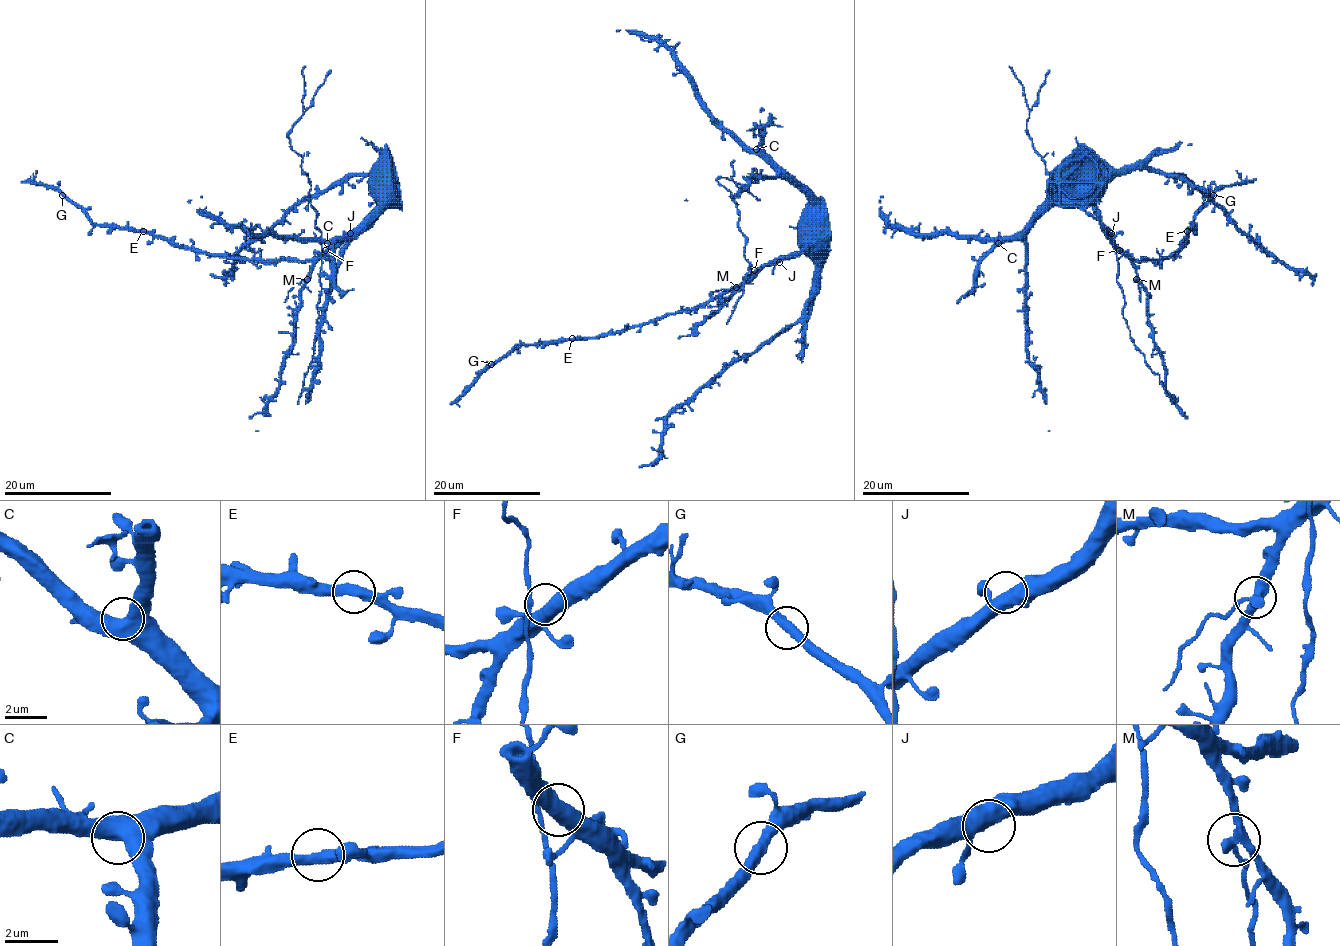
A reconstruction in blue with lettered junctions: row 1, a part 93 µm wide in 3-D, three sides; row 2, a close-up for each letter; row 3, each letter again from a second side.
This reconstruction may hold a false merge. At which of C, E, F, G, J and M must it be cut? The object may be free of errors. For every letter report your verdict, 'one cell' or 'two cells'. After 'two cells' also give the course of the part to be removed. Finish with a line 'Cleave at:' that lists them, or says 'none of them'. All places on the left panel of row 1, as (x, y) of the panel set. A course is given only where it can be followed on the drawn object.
C: one cell
E: one cell
F: one cell
G: one cell
J: one cell
M: two cells; course (307, 279), (293, 286), (284, 302)
Cleave at: M

